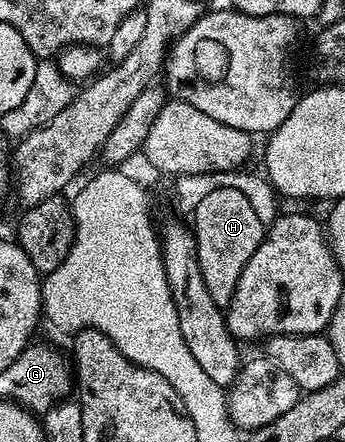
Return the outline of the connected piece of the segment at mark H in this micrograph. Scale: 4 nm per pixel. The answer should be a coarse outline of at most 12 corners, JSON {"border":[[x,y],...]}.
{"border":[[216,188],[192,221],[200,276],[229,307],[267,227]]}

